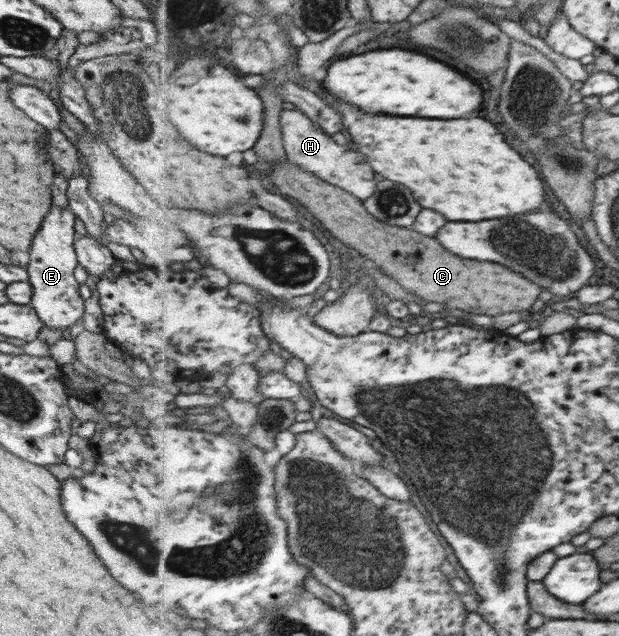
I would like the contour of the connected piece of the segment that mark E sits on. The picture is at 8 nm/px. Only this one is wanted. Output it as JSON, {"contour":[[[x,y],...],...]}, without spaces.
{"contour":[[[51,207],[39,231],[32,237],[27,251],[29,259],[26,269],[32,290],[29,305],[41,320],[43,327],[60,331],[67,327],[77,328],[83,315],[84,300],[79,296],[78,284],[72,275],[73,269],[78,265],[73,247],[73,221],[75,216],[71,210]]]}

